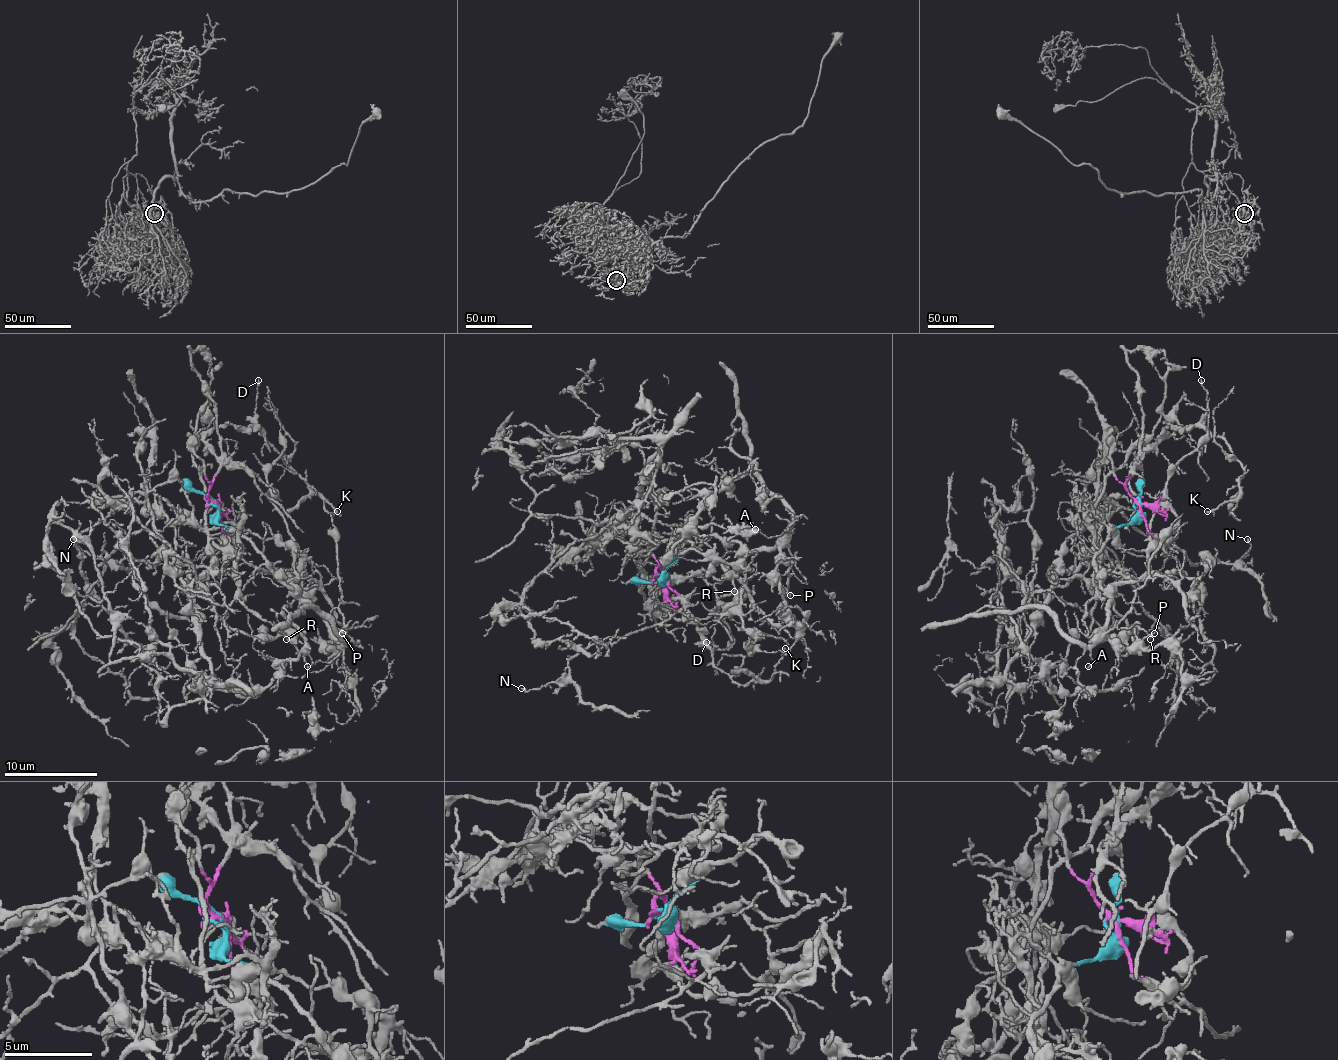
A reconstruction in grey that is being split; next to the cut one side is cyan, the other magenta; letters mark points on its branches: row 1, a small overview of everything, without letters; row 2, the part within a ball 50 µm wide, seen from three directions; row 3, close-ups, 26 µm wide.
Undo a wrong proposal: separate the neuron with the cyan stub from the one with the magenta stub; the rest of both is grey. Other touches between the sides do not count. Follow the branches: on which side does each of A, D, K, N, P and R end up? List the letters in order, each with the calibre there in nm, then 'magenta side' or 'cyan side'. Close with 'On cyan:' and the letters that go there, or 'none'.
A: calibre 120 nm; cyan side
D: calibre 140 nm; magenta side
K: calibre 170 nm; magenta side
N: calibre 130 nm; magenta side
P: calibre 160 nm; cyan side
R: calibre 130 nm; cyan side
On cyan: A, P, R

